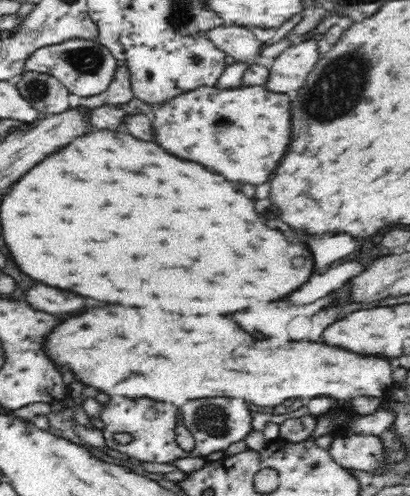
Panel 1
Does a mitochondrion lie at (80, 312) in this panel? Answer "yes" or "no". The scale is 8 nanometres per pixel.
no

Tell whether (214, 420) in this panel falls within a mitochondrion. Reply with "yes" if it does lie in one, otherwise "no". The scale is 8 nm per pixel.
yes

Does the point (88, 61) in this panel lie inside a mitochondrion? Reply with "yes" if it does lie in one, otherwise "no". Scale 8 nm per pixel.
yes

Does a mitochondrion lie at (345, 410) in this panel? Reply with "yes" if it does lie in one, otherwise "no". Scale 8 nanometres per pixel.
no

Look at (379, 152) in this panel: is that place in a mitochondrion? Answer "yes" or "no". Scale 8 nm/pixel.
no

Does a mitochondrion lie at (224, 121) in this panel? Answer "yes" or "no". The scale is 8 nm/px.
yes

